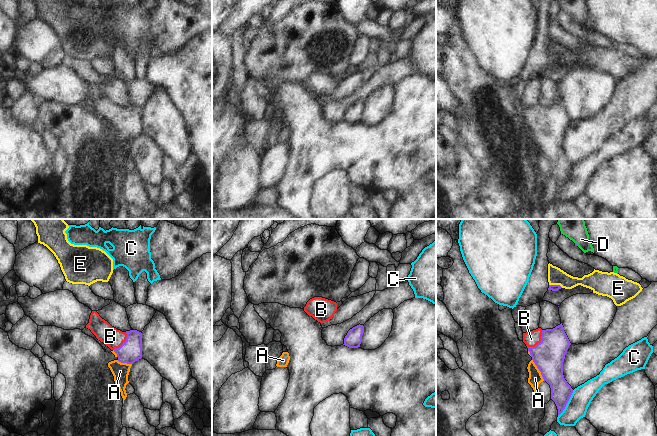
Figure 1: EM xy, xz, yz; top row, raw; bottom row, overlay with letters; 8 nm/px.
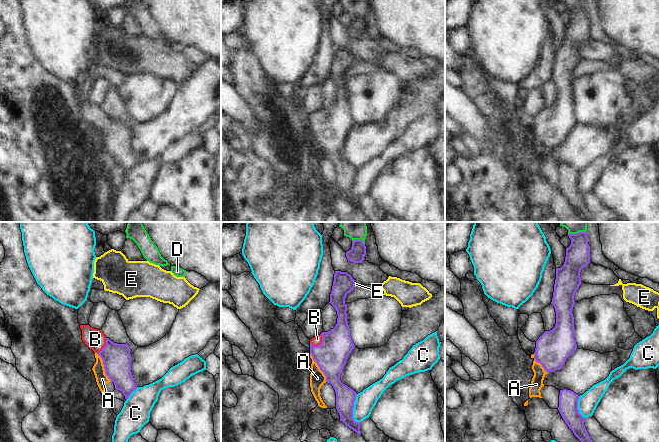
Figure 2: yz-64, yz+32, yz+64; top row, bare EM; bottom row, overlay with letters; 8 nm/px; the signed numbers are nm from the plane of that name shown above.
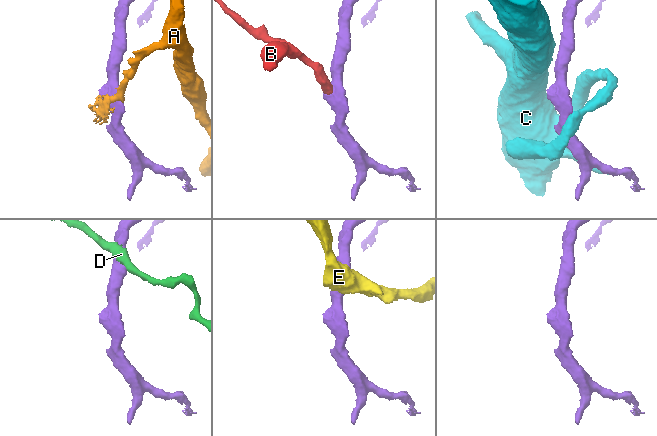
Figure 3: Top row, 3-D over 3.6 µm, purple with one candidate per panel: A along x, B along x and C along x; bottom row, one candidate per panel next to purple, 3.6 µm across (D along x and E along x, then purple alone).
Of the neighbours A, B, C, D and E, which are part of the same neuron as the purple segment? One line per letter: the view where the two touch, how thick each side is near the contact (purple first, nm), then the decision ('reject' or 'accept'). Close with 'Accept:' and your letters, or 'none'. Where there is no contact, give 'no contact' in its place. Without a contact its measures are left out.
A: yz | 260/110 nm | reject
B: yz | 260/120 nm | accept
C: yz | 170/170 nm | reject
D: yz | 20/150 nm | reject
E: yz | 50/140 nm | reject
Accept: B

